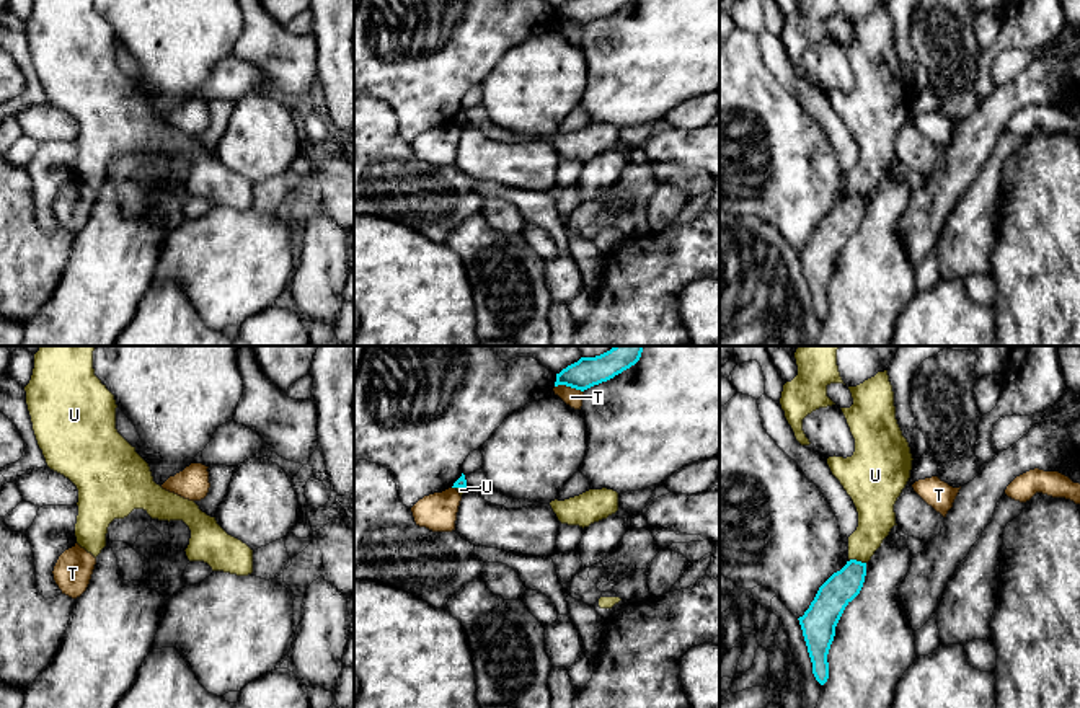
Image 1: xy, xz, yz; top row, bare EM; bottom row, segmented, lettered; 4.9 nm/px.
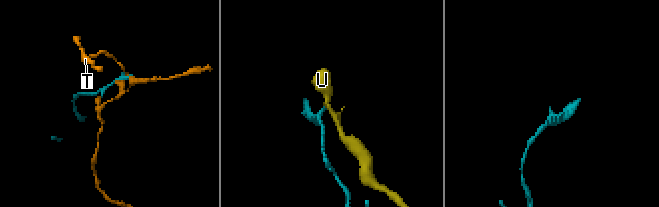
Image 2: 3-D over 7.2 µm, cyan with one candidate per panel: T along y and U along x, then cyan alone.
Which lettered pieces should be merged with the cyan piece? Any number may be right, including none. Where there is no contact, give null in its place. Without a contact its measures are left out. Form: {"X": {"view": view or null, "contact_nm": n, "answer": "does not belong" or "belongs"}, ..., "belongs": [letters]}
{"T": {"view": "xz", "contact_nm": 150, "answer": "does not belong"}, "U": {"view": "yz", "contact_nm": 80, "answer": "does not belong"}, "belongs": []}

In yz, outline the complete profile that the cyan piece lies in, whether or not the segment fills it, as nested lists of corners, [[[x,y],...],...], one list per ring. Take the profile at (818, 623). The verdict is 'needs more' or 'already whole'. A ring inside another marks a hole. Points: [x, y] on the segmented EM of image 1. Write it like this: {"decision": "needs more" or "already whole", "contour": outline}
{"decision": "already whole", "contour": [[[847,561],[819,587],[809,608],[798,618],[812,662],[812,674],[821,685],[829,679],[827,654],[835,626],[845,607],[860,594],[865,576],[866,563]]]}

